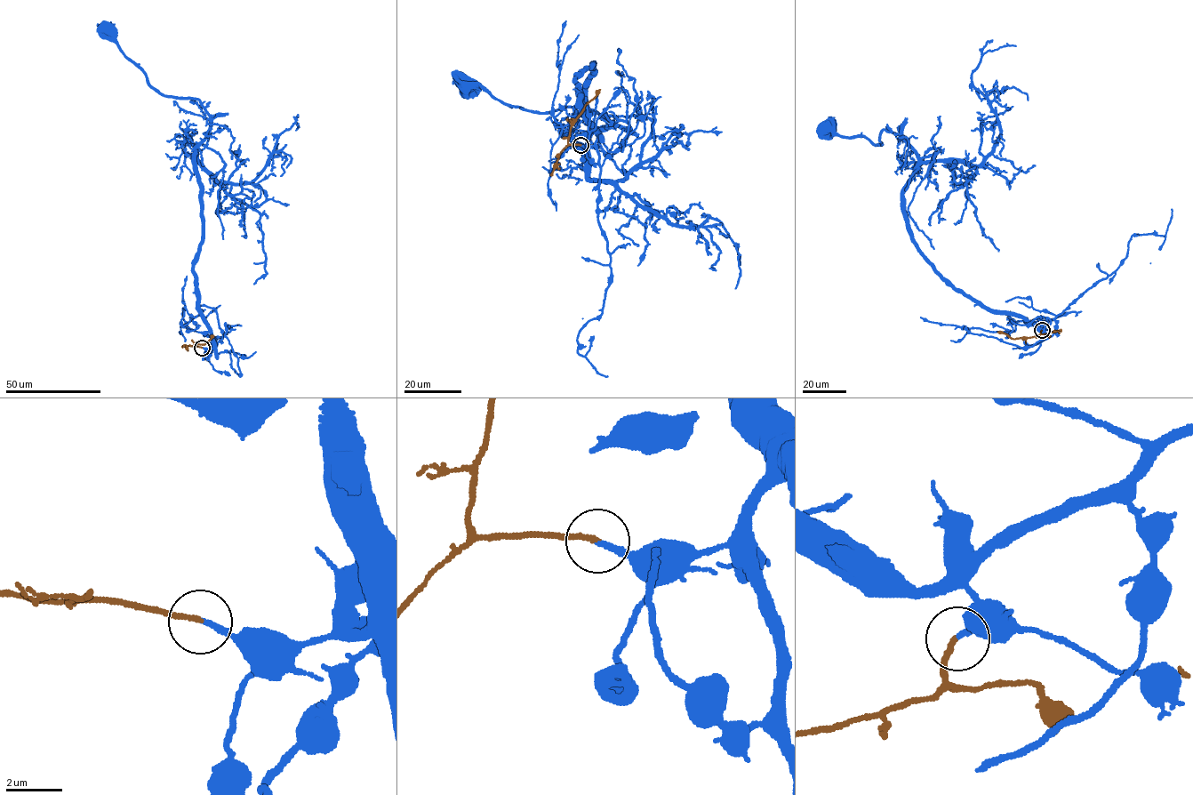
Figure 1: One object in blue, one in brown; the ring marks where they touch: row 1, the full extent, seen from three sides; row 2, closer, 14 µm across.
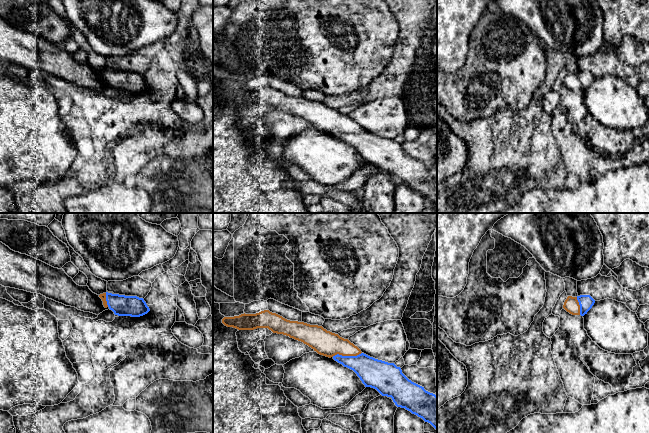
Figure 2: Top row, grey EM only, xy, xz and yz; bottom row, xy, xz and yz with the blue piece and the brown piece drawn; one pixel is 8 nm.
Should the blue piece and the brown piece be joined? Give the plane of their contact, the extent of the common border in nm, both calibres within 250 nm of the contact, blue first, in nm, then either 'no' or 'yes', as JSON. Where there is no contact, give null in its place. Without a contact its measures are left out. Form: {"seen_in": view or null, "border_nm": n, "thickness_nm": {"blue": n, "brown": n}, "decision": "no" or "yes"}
{"seen_in": "xz", "border_nm": 240, "thickness_nm": {"blue": 220, "brown": 200}, "decision": "yes"}

